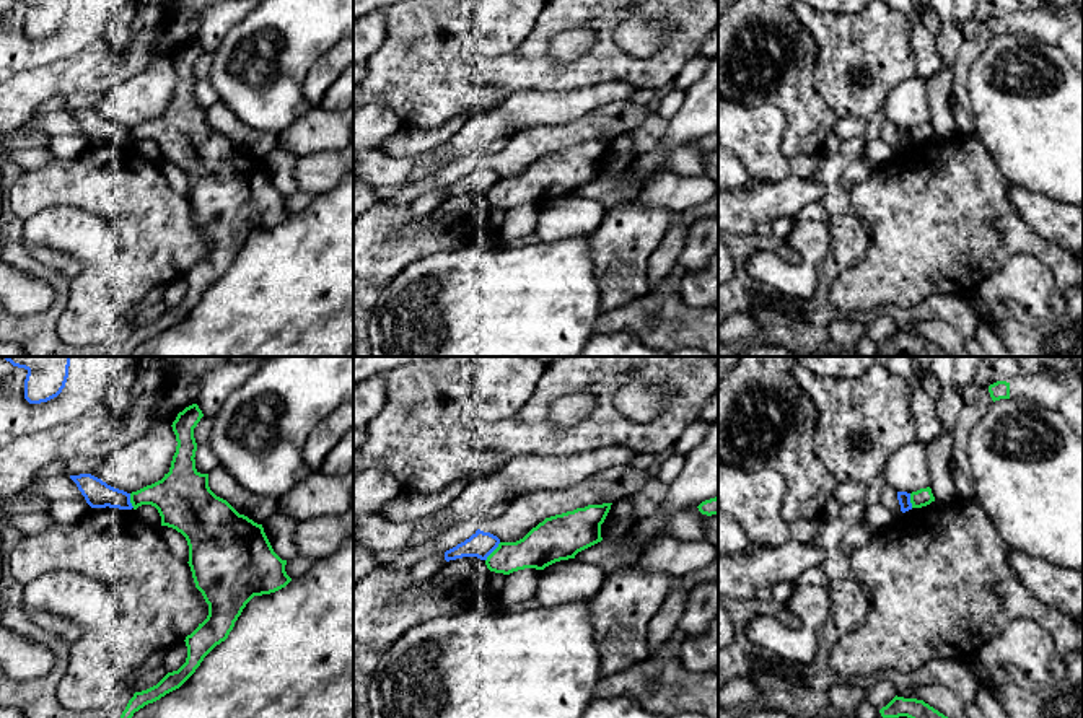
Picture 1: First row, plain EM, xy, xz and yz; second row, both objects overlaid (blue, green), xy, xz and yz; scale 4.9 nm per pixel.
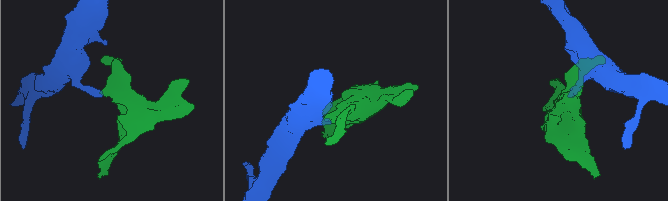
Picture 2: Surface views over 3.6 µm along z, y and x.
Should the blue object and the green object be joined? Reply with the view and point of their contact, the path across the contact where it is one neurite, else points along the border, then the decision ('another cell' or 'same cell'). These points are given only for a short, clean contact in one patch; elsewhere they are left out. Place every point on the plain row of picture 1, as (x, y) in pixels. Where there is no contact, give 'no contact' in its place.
contact xz (492, 186); another cell

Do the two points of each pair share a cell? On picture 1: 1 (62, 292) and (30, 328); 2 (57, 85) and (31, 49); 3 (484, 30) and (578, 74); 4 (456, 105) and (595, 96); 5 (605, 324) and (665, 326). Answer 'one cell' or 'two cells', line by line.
1: one cell
2: two cells
3: two cells
4: two cells
5: one cell

